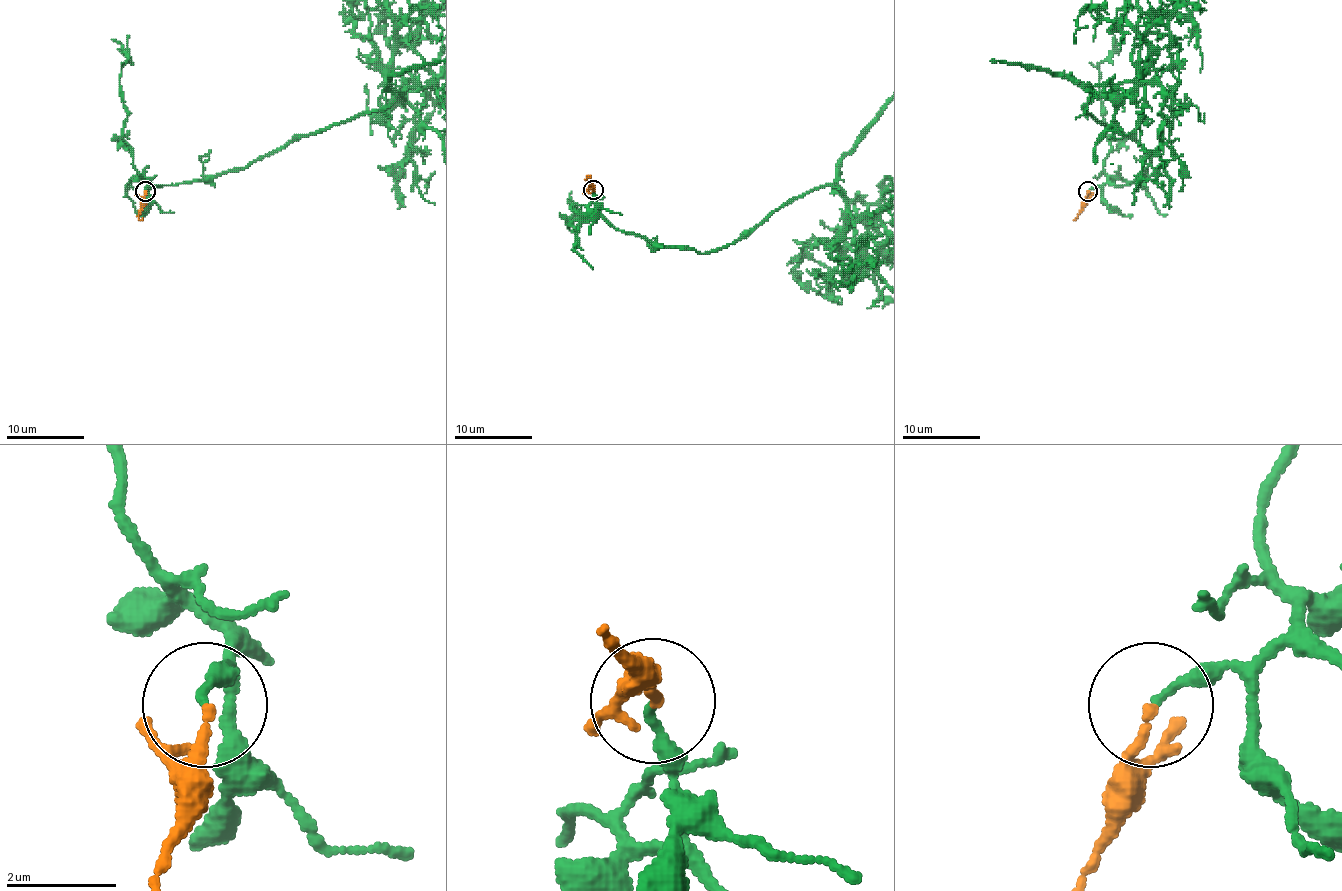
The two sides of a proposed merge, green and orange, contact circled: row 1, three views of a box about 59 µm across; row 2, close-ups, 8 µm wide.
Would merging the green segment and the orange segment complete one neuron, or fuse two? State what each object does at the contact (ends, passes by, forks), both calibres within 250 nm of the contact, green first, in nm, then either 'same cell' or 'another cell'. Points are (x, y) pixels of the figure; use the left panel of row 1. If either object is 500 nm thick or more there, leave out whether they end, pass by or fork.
green ends there; orange ends there; 160 nm thick on the green side, 160 nm on the other; same cell

